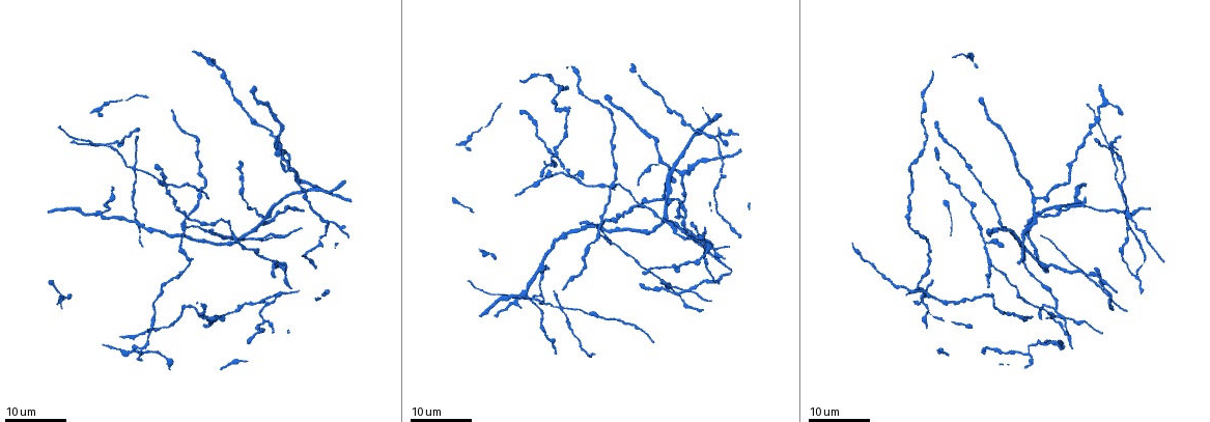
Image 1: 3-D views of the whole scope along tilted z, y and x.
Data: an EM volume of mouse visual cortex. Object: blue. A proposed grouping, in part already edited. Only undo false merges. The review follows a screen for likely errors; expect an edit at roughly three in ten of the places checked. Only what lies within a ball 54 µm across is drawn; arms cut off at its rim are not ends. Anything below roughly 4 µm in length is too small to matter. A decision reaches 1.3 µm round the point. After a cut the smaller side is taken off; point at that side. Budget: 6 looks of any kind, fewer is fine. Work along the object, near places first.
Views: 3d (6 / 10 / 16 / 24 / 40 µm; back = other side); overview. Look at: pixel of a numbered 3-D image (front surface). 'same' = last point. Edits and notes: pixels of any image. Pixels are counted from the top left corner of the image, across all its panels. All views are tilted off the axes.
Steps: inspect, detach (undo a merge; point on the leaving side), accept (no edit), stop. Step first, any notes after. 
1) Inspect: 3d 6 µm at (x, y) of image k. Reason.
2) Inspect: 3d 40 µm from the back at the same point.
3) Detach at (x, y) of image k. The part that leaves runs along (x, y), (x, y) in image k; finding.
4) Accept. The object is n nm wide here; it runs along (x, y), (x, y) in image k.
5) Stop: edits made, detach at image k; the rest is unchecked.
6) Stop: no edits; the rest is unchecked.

Inspect: 3d 16 µm at (527, 298) of image 1.

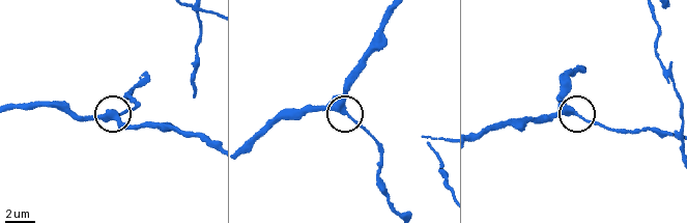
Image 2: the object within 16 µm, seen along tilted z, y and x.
Inspect: 3d 10 µm at (574, 114) of image 2.

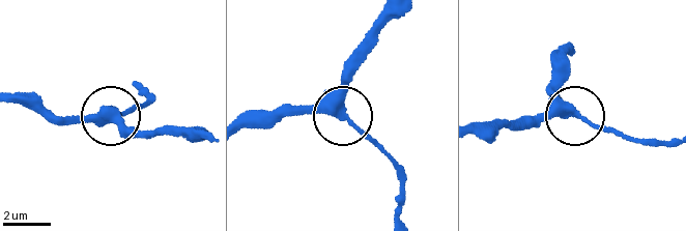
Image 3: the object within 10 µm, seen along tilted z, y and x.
Accept. It runs along (392, 18), (352, 70), (342, 115), (288, 117) in image 3; continuous, no second neuron.

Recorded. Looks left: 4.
Inspect: 3d 24 µm at (924, 142) of image 1.

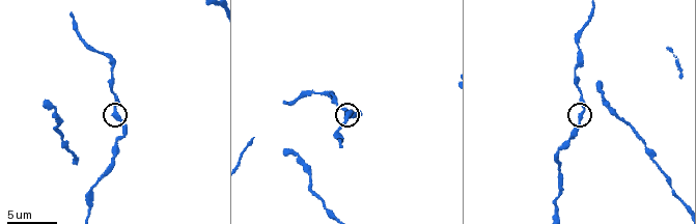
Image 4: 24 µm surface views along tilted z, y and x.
Inspect: 3d 6 µm at (581, 113) of image 4.

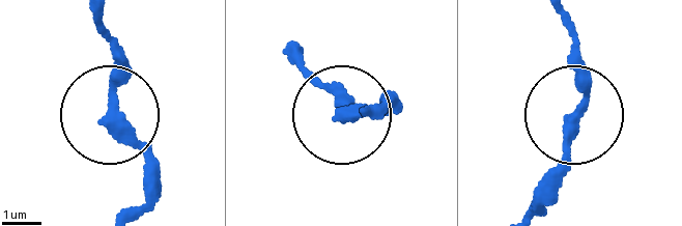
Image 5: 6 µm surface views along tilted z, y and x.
Accept. The side arm is 32 µm long; all the same neuron.

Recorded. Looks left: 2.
Inspect: 3d 16 µm at (990, 259) of image 1. Small branch off a trunk.

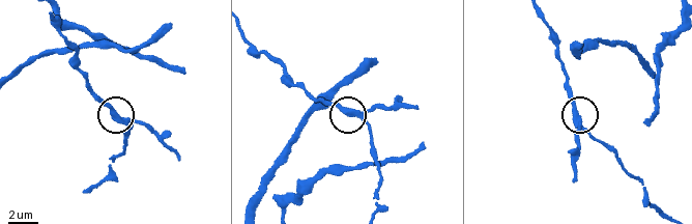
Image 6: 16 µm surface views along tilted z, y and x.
Inspect: 3d 6 µm at (122, 121) of image 6.

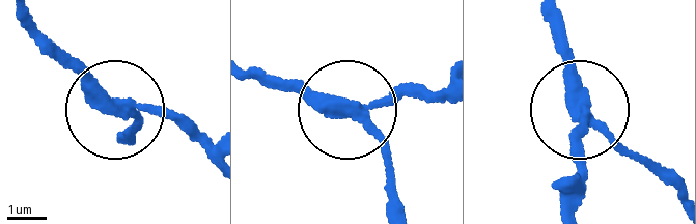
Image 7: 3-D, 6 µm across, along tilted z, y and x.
Detach at (172, 115) of image 7. The part that leaves runs along (115, 105), (150, 106), (204, 152) in image 7; a second neuron is stuck on.

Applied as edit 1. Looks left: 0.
Stop: edits made, detach at image 7; the rest is unchecked.

